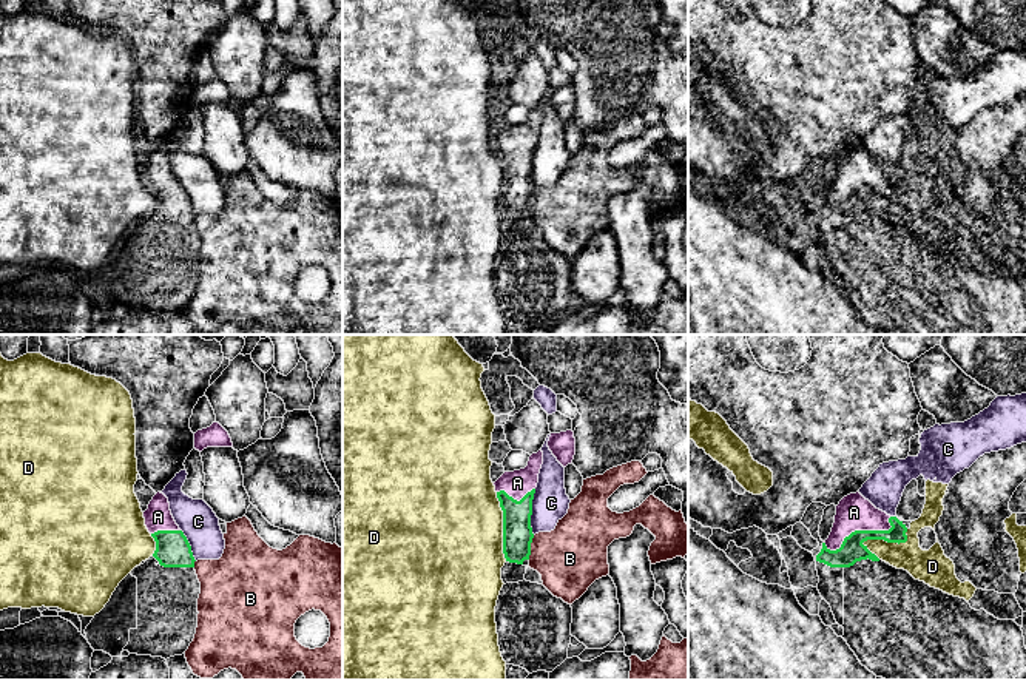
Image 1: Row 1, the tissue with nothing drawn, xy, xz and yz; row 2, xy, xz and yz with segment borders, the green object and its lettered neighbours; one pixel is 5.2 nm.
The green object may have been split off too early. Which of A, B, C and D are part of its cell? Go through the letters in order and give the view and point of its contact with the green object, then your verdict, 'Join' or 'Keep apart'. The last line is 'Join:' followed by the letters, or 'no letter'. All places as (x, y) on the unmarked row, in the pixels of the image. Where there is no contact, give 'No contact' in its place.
A: Touches green at yz (860, 185). Join
B: Touches green at xz (529, 202). Keep apart
C: Touches green at xz (531, 167). Keep apart
D: Touches green at yz (889, 196). Keep apart
Join: A

